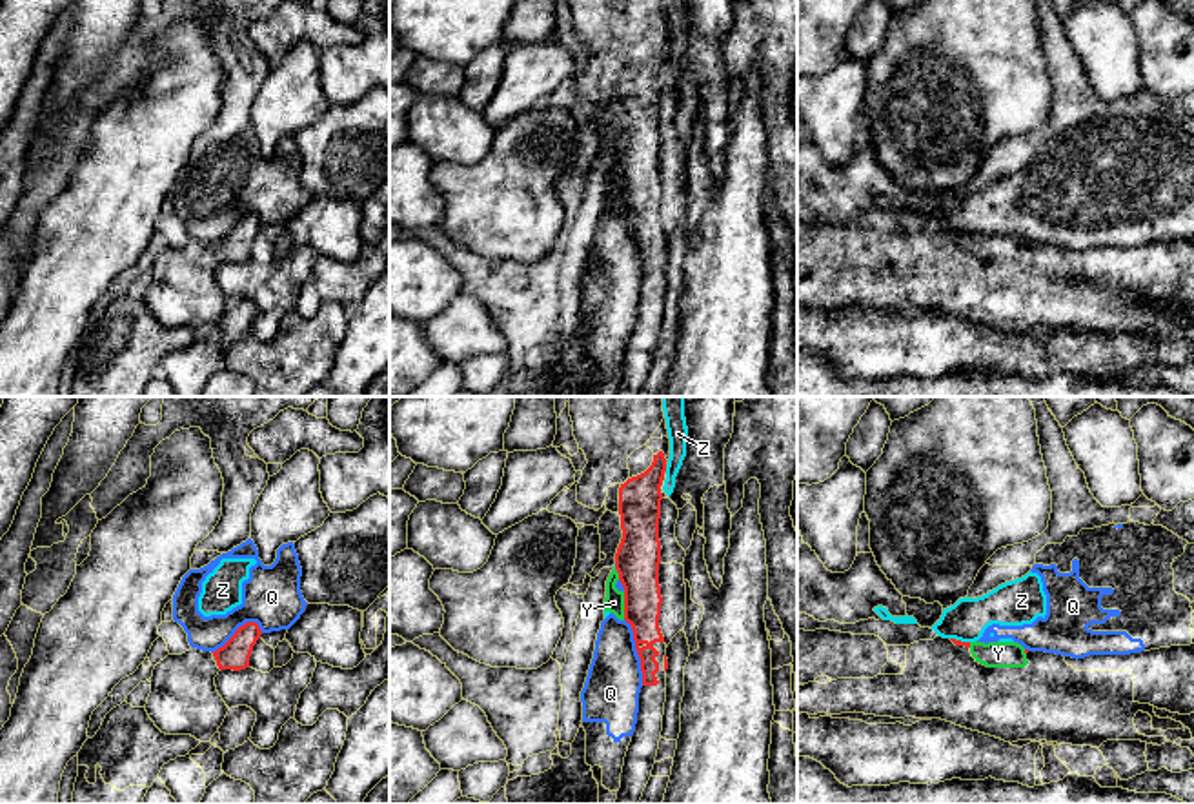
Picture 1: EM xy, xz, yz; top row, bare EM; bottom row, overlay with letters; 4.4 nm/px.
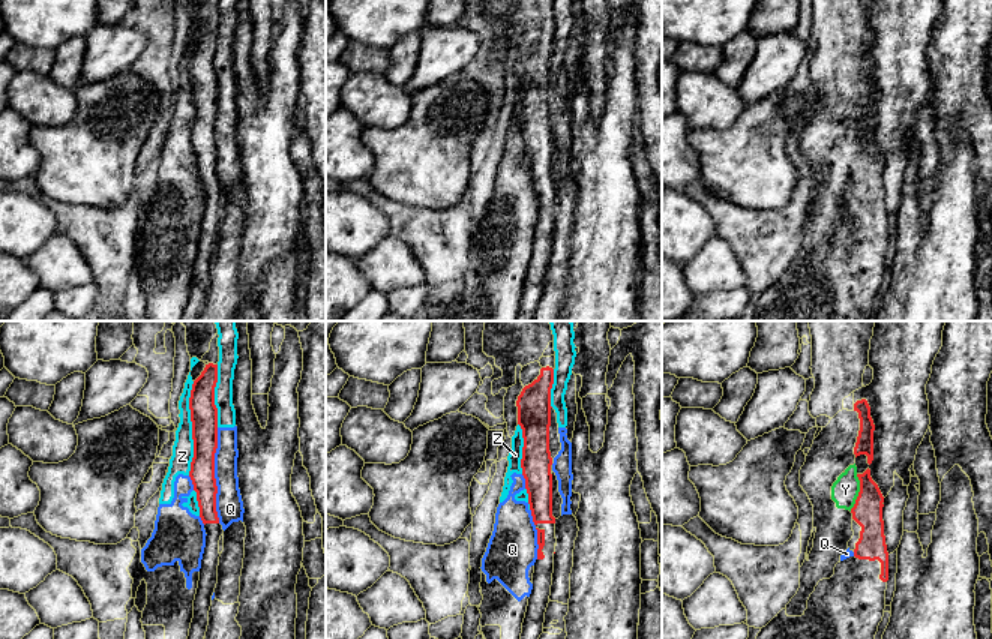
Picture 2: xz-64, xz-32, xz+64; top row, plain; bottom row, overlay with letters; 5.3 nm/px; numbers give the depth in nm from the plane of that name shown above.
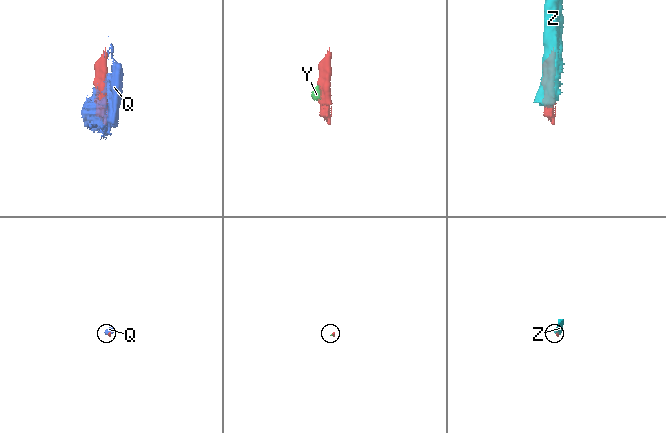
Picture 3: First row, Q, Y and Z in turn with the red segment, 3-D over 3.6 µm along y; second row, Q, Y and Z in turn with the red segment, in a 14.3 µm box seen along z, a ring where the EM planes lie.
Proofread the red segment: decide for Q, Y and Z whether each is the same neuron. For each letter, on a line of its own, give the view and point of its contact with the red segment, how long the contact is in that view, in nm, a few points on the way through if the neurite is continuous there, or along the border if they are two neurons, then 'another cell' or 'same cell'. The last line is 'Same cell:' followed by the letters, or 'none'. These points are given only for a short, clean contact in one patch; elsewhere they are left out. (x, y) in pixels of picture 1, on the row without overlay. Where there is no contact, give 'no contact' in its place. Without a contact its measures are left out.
Q: contact xz (637, 244); length 300 nm; another cell
Y: contact xz (625, 199); length 130 nm; same cell
Z: contact xz (665, 60); length 30 nm; another cell
Same cell: Y

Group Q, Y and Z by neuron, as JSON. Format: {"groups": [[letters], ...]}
{"groups": [["Q", "Z"], ["Y"]]}

